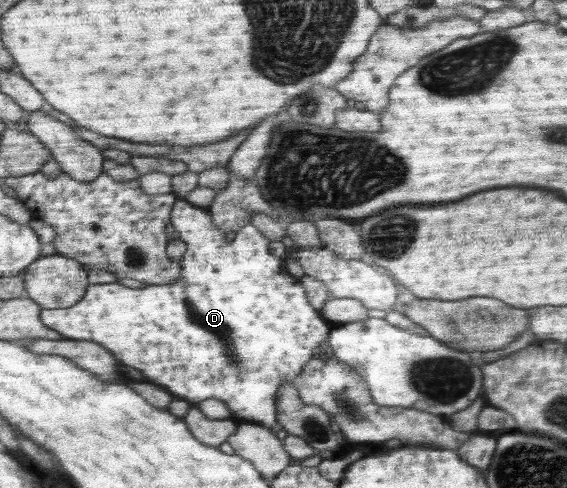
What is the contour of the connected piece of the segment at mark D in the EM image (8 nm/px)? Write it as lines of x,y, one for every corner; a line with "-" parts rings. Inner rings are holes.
179,198
174,205
172,205
172,211
170,211
170,223
172,224
172,227
178,232
178,237
181,241
184,241
187,246
187,251
184,253
184,256
181,258
181,269
183,271
181,272
180,279
176,281
176,283
172,283
172,285
148,285
144,288
130,288
126,287
122,284
116,283
108,283
108,284
90,284
88,285
87,293
85,294
85,297
82,297
78,303
76,303
72,307
63,308
63,309
43,309
40,311
40,320
44,322
45,326
48,326
52,329
55,329
56,331
60,332
62,336
64,336
67,339
70,340
80,340
80,341
94,341
94,343
98,343
98,345
102,345
102,347
106,347
110,353
113,353
114,357
118,359
118,363
121,365
124,365
126,367
131,367
132,369
136,369
136,371
140,371
146,379
149,379
149,381
156,381
158,385
164,385
166,389
170,389
170,393
174,397
184,397
184,399
188,399
188,401
204,401
208,399
216,399
223,401
226,404
226,407
229,409
230,412
232,412
232,415
236,420
246,420
246,421
253,421
256,424
261,424
264,427
271,428
273,426
276,426
278,423
278,419
276,419
276,392
278,392
278,388
282,386
282,384
288,384
288,382
297,383
298,381
298,374
299,372
307,365
308,361
313,359
313,354
317,351
318,346
324,342
331,329
331,324
327,322
324,317
320,314
320,310
314,309
312,305
308,302
306,293
304,292
304,287
302,283
300,283
299,279
294,277
294,275
288,273
286,265
284,263
284,260
280,257
275,257
274,255
271,255
268,249
269,240
264,237
264,234
262,234
254,224
246,224
242,229
240,229
240,232
237,232
236,235
234,235
234,240
232,243
228,243
226,241
226,234
224,234
222,231
219,231
218,229
214,228
214,225
212,225
212,215
208,208
202,208
202,207
196,207
196,205
192,205
192,203
188,203
184,198

